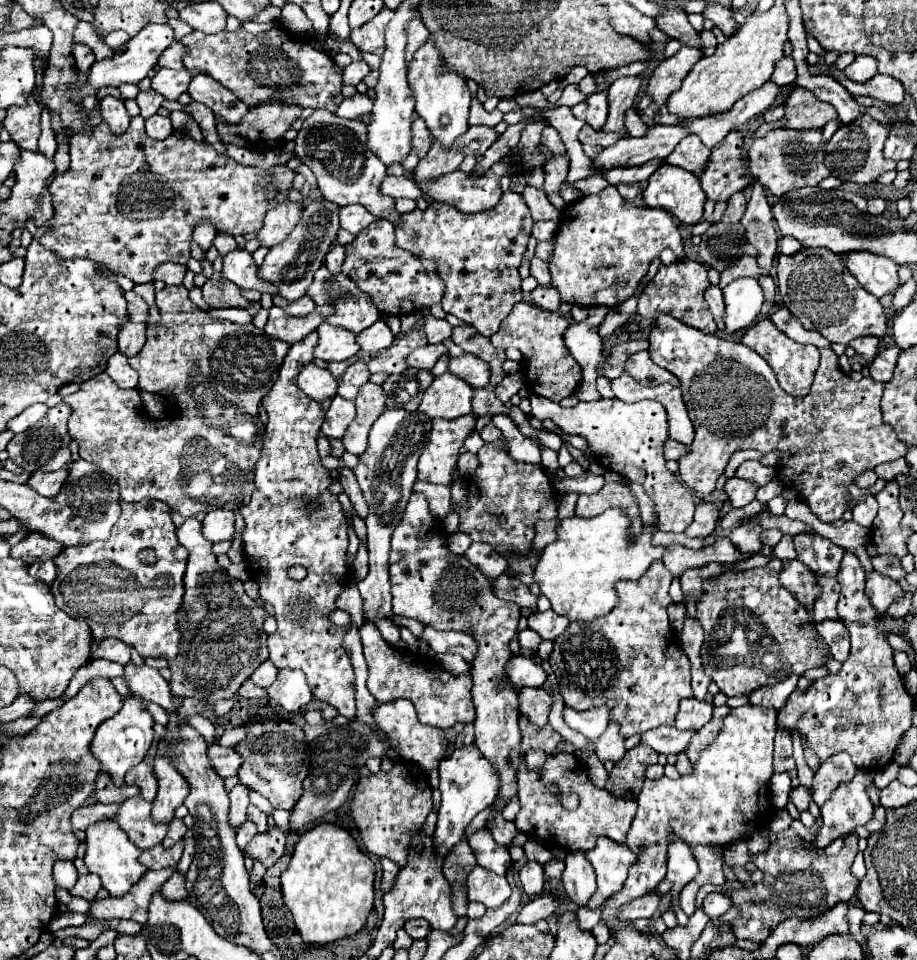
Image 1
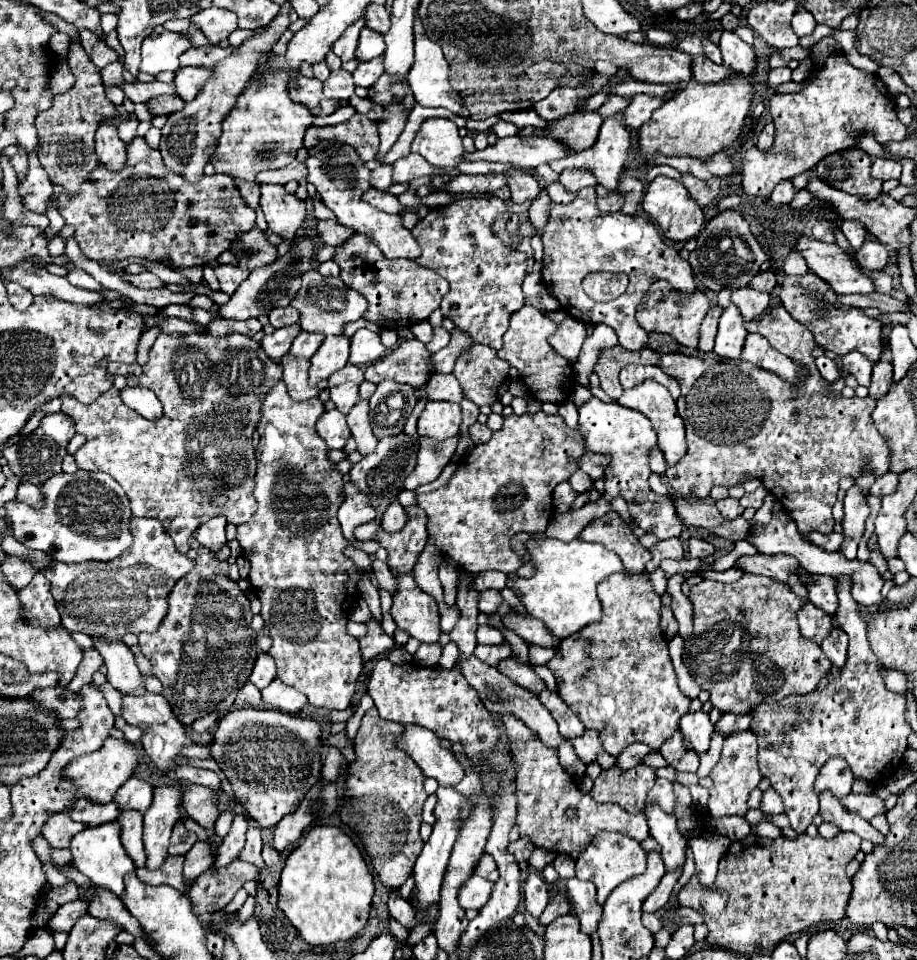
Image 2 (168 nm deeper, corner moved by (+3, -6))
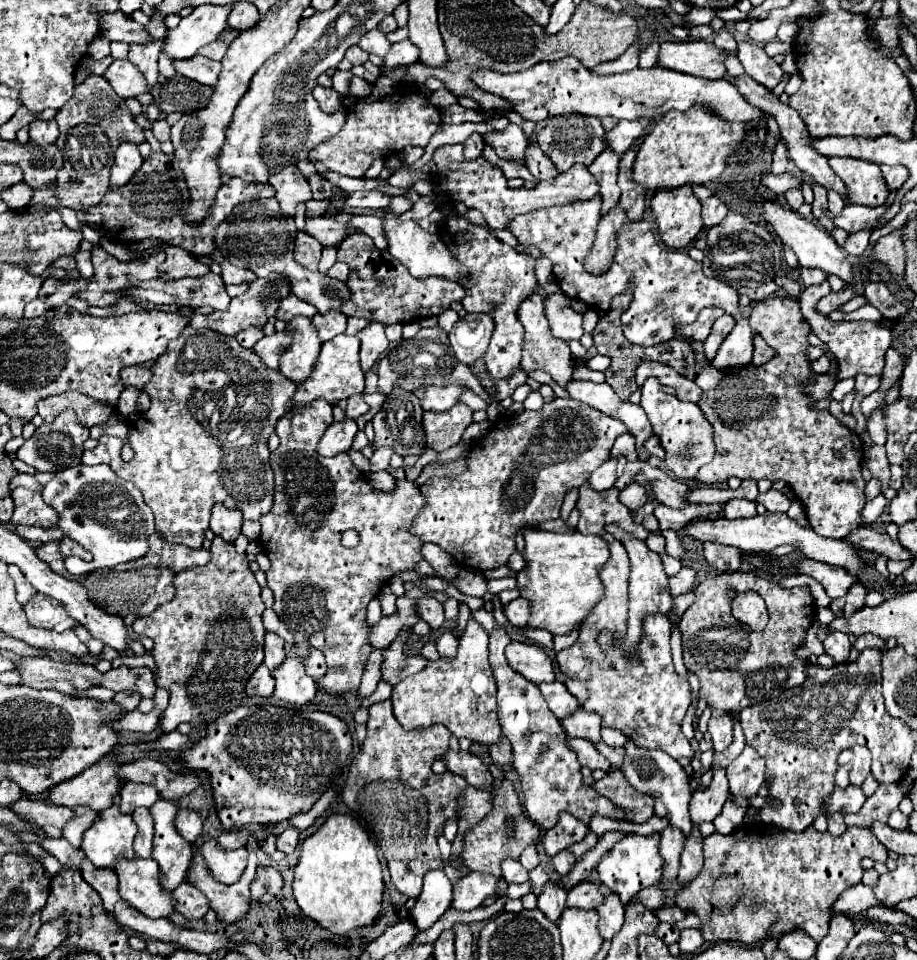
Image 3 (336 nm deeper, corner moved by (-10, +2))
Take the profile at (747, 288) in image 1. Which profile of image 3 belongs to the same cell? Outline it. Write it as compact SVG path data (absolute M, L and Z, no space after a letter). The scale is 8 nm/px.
M742 317L728 333L724 343L720 345L712 365L716 369L748 365L752 361L752 337L754 337L754 331L750 327L750 321Z

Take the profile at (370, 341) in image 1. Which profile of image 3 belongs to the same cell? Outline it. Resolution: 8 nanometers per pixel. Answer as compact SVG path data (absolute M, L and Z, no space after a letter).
M370 323L368 327L364 327L362 331L358 331L358 337L362 341L360 345L360 361L362 361L362 371L372 369L372 365L380 359L380 355L388 349L390 341L384 333L384 325L382 323Z

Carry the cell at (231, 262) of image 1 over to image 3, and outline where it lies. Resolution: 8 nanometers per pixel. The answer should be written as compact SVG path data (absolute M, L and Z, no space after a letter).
M228 259L222 263L222 281L228 283L250 283L256 279L256 273L248 271L248 269L240 269L232 263L228 263Z

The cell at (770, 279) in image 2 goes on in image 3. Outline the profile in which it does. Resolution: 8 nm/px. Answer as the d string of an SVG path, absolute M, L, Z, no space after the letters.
M802 267L802 269L798 269L798 273L800 273L798 277L802 279L802 285L816 285L816 283L820 283L820 281L826 279L826 273L820 271L820 269Z

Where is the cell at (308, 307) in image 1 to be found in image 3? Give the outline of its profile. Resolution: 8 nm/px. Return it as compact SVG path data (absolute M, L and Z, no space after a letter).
M288 295L286 299L280 301L280 307L276 311L276 319L282 319L282 321L290 323L290 319L294 319L298 315L312 319L312 315L316 315L316 313L318 313L316 307L312 307L310 303L298 299L296 295Z

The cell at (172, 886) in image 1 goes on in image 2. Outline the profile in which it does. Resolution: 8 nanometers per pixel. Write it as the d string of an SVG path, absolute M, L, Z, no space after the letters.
M197 841L189 853L185 855L185 865L183 865L183 873L189 881L197 879L203 871L207 871L213 865L213 847L205 841Z

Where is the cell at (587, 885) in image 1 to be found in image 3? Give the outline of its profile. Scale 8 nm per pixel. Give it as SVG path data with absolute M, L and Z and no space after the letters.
M608 893L602 907L596 907L600 921L598 921L598 931L604 939L612 939L614 933L622 927L624 923L624 905L620 907L620 899L616 893Z

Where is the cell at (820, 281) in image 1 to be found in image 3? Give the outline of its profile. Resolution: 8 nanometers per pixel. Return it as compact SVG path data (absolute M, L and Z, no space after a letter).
M822 281L818 285L810 285L806 287L800 297L800 309L804 319L808 321L808 325L812 327L812 331L826 343L828 351L838 359L838 373L836 379L846 379L846 377L854 377L858 373L866 373L866 375L880 375L884 369L884 355L892 343L892 333L890 327L878 323L878 321L832 321L826 313L820 313L816 309L816 303L826 297L830 293L830 283Z

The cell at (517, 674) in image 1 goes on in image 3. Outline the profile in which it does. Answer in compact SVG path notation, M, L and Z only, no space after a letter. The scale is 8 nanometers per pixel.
M512 641L506 647L506 659L516 673L524 675L526 679L530 679L536 685L544 681L554 681L552 661L544 653L544 649L538 645Z

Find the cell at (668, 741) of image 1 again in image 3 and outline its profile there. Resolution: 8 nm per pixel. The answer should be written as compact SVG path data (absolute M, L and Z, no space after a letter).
M598 743L596 749L598 749L614 767L620 767L620 763L624 761L624 747L608 747L606 743Z

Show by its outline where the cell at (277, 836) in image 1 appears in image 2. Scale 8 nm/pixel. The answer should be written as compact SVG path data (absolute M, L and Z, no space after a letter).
M235 859L229 867L203 873L187 891L191 909L195 911L195 915L223 909L243 887L243 883L249 879L257 879L259 873L261 871L257 867L251 867L251 863L243 863L239 859Z

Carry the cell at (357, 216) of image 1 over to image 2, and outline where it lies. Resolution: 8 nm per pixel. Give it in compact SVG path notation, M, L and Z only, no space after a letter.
M319 221L315 233L319 235L323 245L331 245L331 247L339 247L353 235L353 231L349 227L343 227L337 221Z

